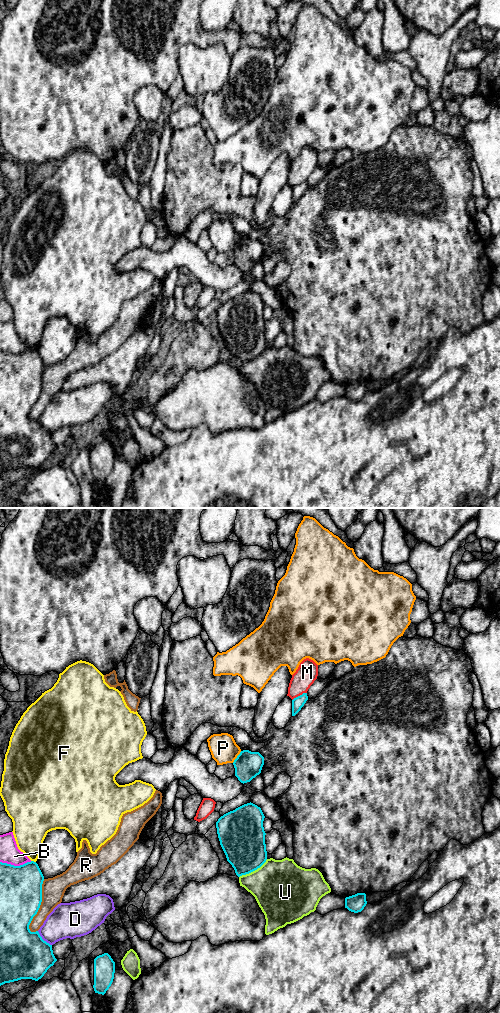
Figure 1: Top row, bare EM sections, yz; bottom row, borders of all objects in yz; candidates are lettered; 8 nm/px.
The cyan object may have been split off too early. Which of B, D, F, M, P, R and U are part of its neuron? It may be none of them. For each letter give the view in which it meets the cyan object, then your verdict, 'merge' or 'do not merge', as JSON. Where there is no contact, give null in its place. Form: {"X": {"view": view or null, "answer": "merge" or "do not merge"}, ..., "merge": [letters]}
{"B": {"view": "yz", "answer": "do not merge"}, "D": {"view": "yz", "answer": "do not merge"}, "F": {"view": "yz", "answer": "do not merge"}, "M": {"view": "yz", "answer": "do not merge"}, "P": {"view": "yz", "answer": "do not merge"}, "R": {"view": "yz", "answer": "do not merge"}, "U": {"view": "yz", "answer": "do not merge"}, "merge": []}

